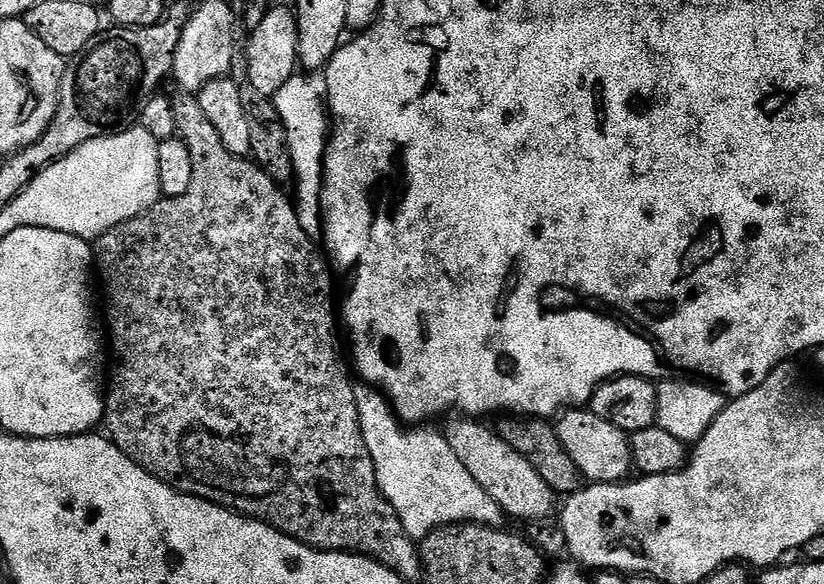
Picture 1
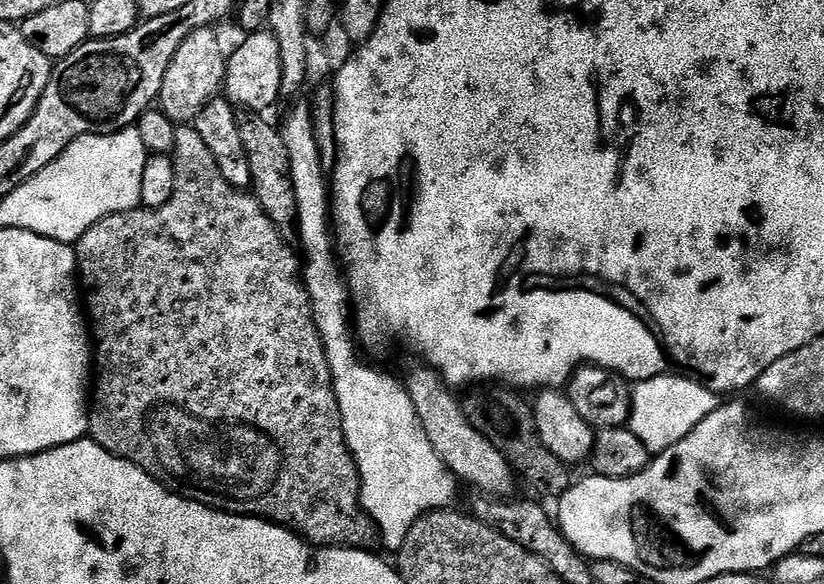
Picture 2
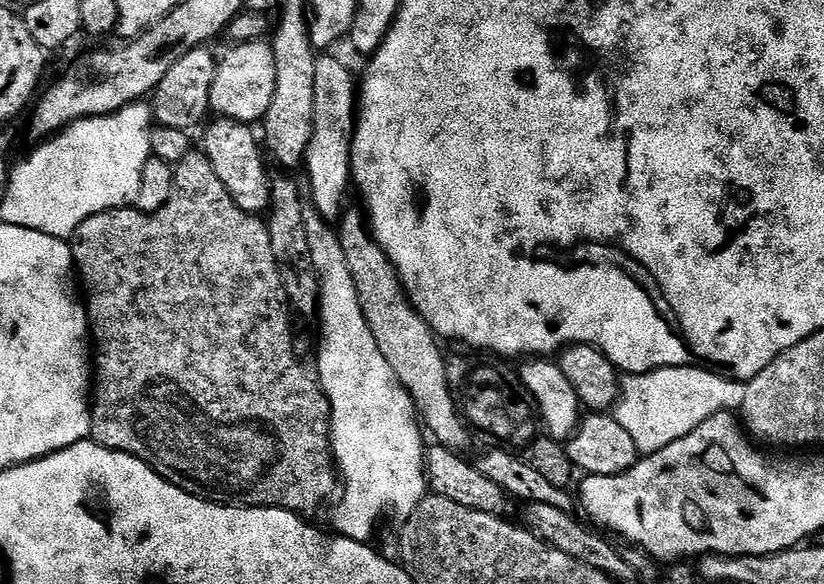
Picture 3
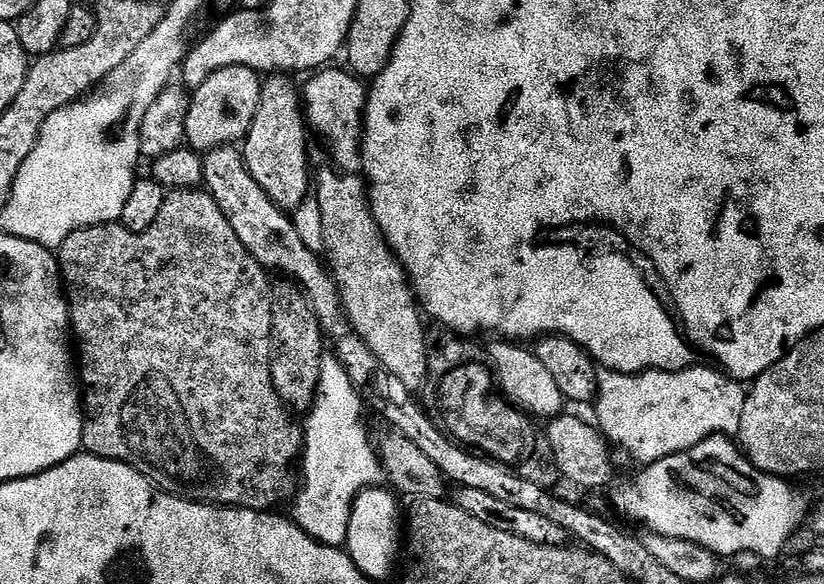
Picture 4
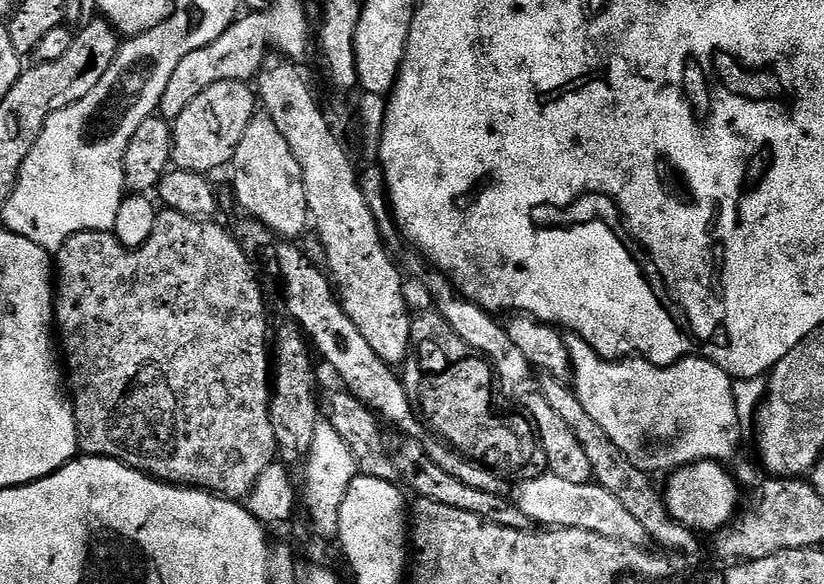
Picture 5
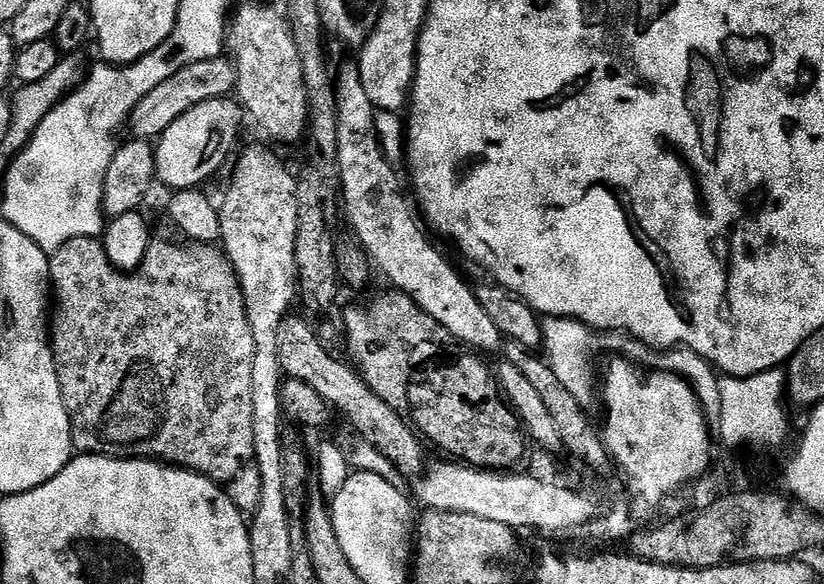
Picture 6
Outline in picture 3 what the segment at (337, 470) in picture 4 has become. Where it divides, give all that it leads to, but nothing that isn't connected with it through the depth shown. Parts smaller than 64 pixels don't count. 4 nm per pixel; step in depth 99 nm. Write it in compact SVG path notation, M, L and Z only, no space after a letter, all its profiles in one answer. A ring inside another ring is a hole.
M312 214L306 220L306 234L310 242L310 258L316 267L316 275L320 278L318 379L328 398L328 405L332 408L328 443L331 459L342 481L342 492L344 488L344 497L332 512L332 524L336 527L333 529L347 540L368 542L371 541L376 523L383 516L403 522L424 499L426 484L422 479L422 465L426 459L425 433L416 406L412 403L412 396L400 385L394 370L390 370L390 362L386 362L382 350L378 350L378 342L374 342L374 334L364 317L360 295L337 229L325 223L320 216Z

